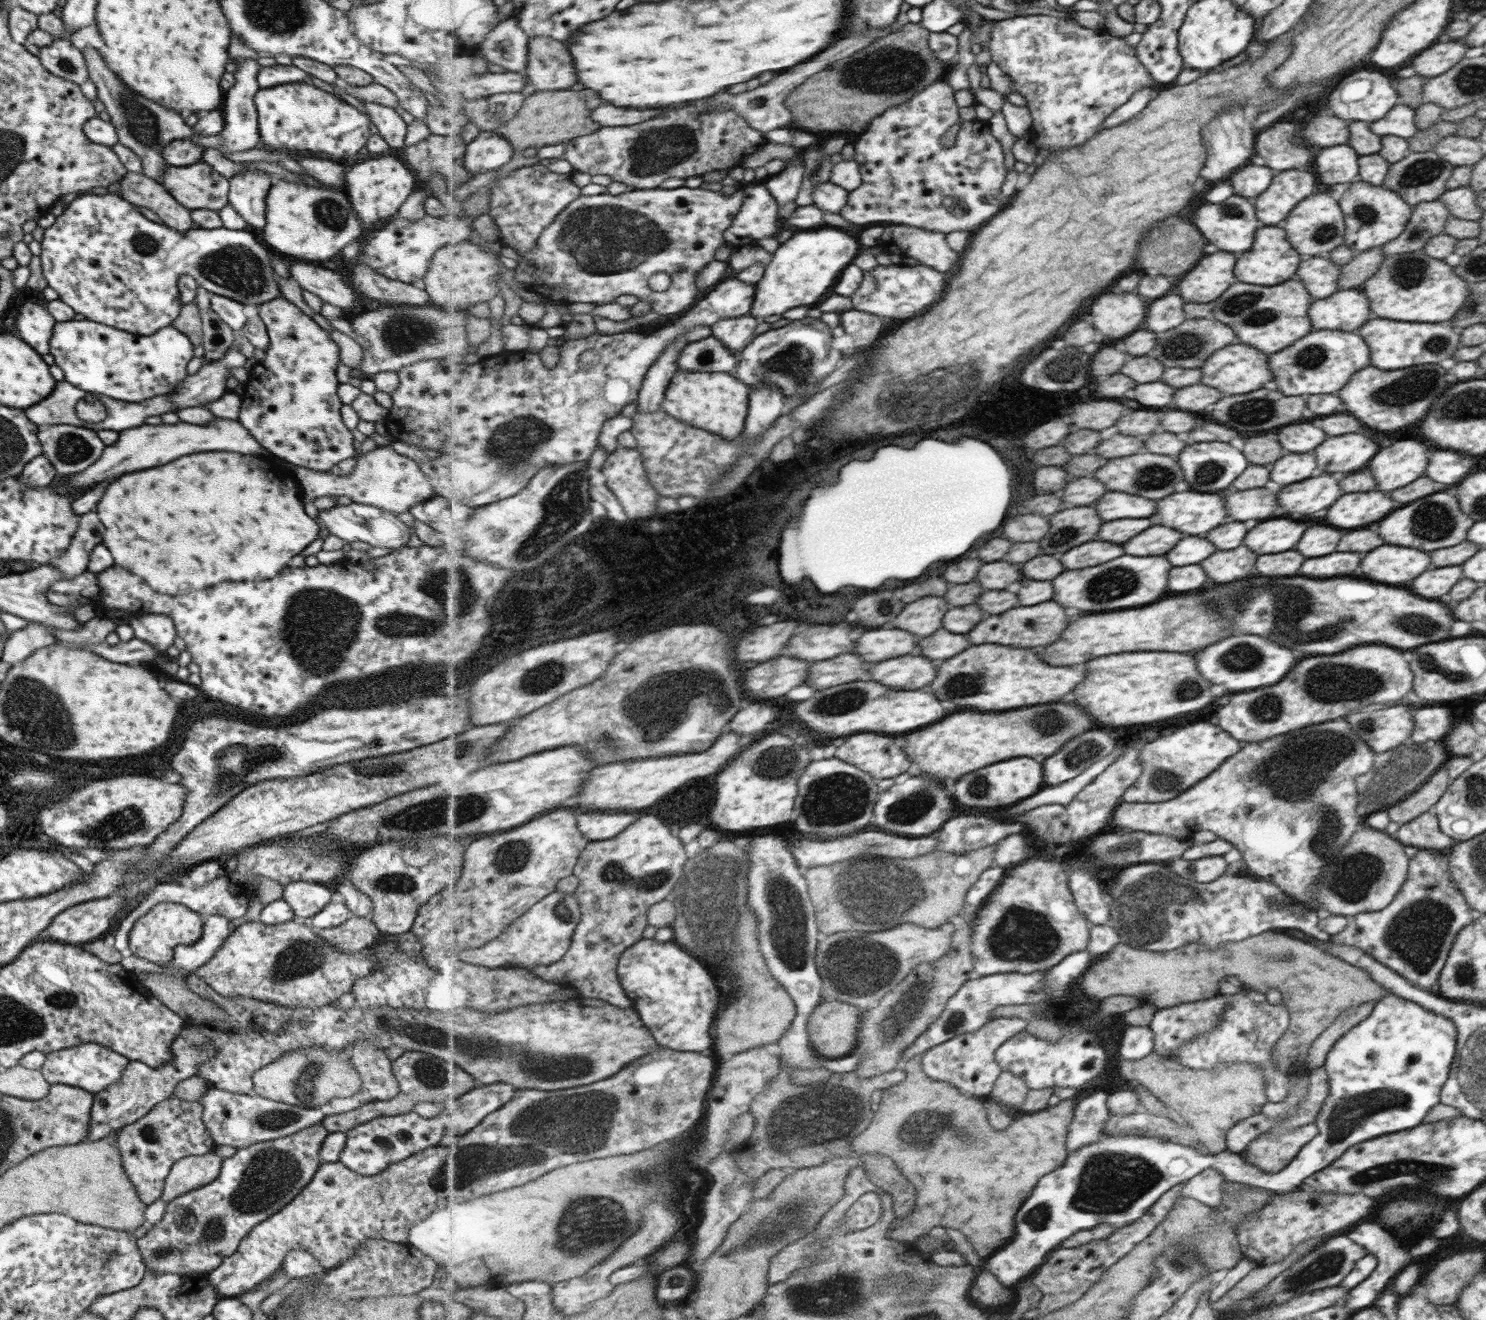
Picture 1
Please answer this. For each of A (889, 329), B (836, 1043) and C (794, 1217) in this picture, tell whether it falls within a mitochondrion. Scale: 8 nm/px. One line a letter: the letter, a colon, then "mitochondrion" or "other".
A: other
B: other
C: mitochondrion

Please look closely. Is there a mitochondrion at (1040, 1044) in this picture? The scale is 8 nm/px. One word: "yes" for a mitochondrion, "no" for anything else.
no

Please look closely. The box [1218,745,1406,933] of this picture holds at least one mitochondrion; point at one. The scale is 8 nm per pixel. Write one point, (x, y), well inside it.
(1349, 879)

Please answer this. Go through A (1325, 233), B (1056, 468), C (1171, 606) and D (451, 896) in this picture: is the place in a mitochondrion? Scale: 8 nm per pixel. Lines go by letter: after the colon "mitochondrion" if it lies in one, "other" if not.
A: mitochondrion
B: other
C: other
D: other

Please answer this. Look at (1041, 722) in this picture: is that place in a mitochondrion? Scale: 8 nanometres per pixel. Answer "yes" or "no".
yes

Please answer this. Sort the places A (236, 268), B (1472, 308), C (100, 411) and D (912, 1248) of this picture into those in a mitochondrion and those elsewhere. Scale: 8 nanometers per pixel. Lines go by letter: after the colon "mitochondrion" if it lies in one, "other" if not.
A: mitochondrion
B: mitochondrion
C: mitochondrion
D: other

